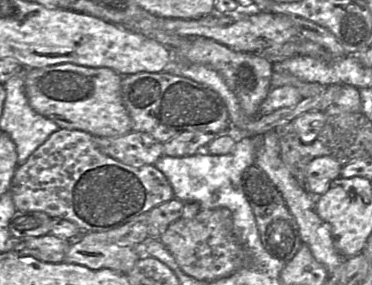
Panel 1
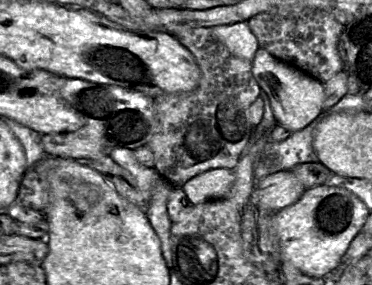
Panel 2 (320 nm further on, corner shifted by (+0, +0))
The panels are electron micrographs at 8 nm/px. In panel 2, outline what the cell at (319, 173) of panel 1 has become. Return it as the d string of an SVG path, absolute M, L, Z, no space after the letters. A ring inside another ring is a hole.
M291 170L280 171L255 182L250 203L259 209L279 212L297 202L305 190Z

